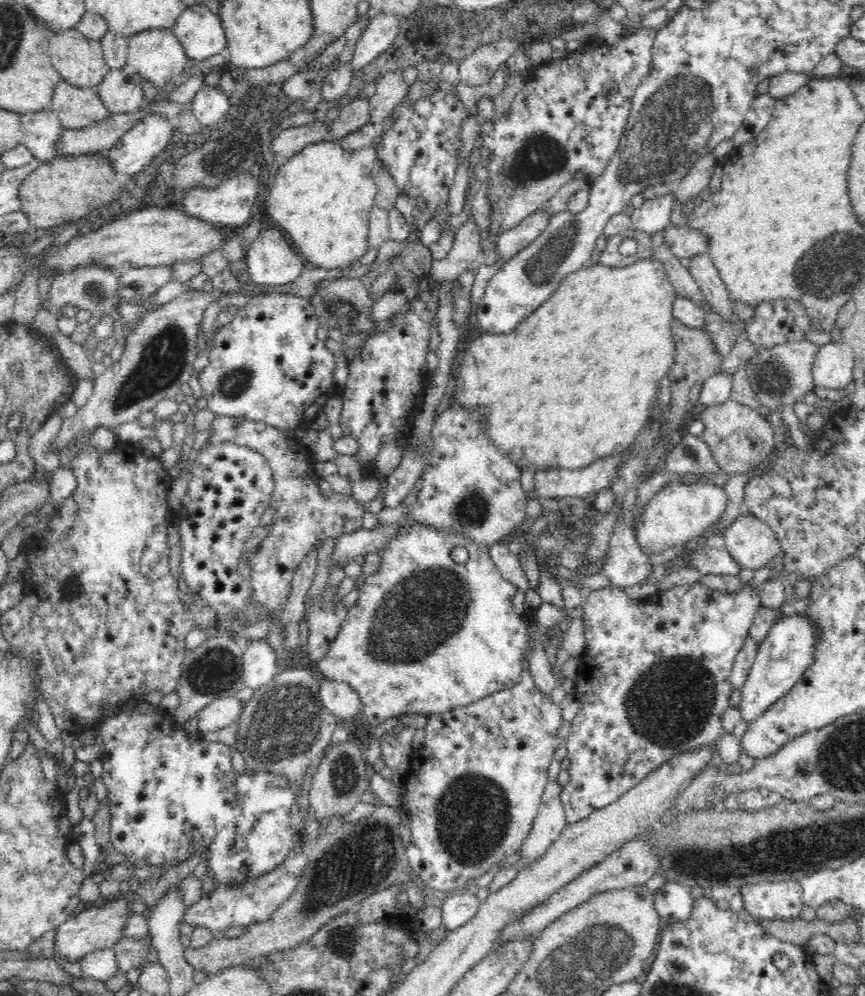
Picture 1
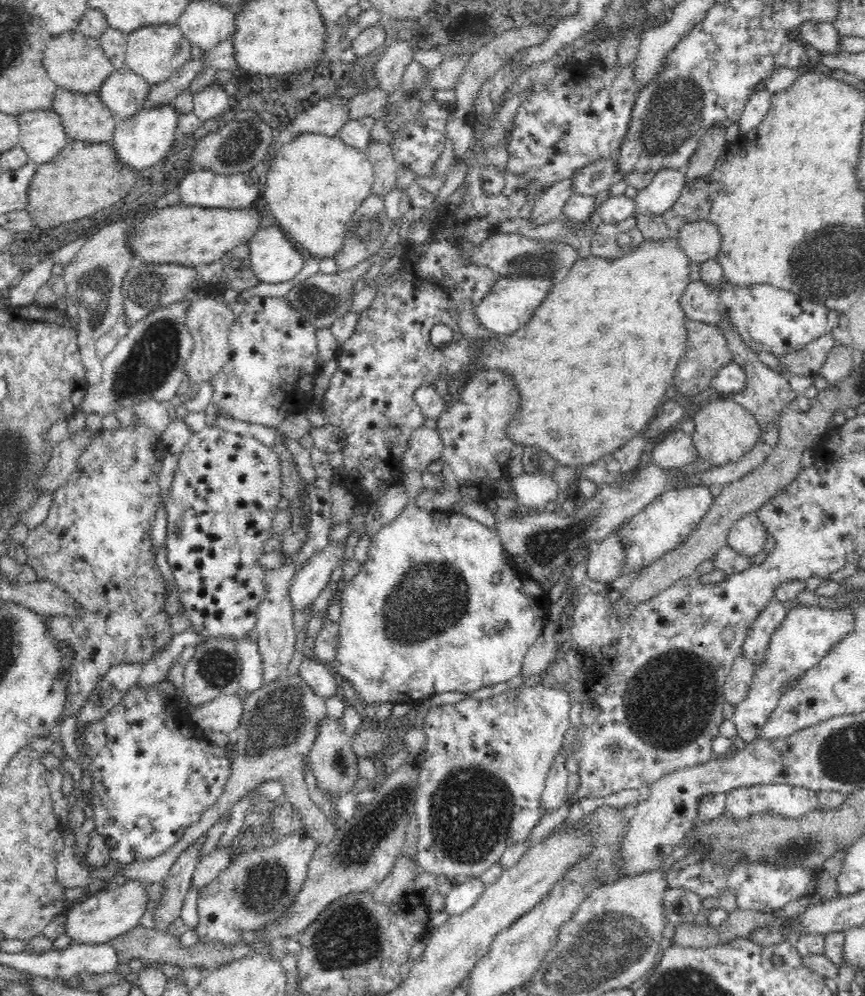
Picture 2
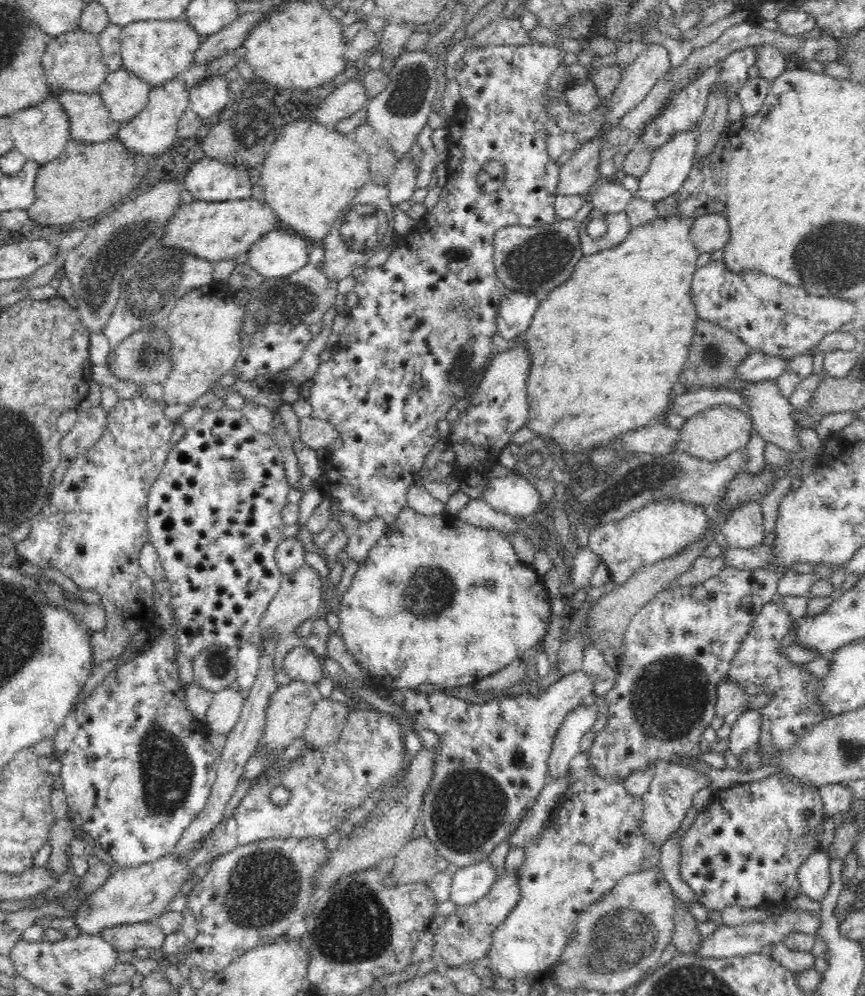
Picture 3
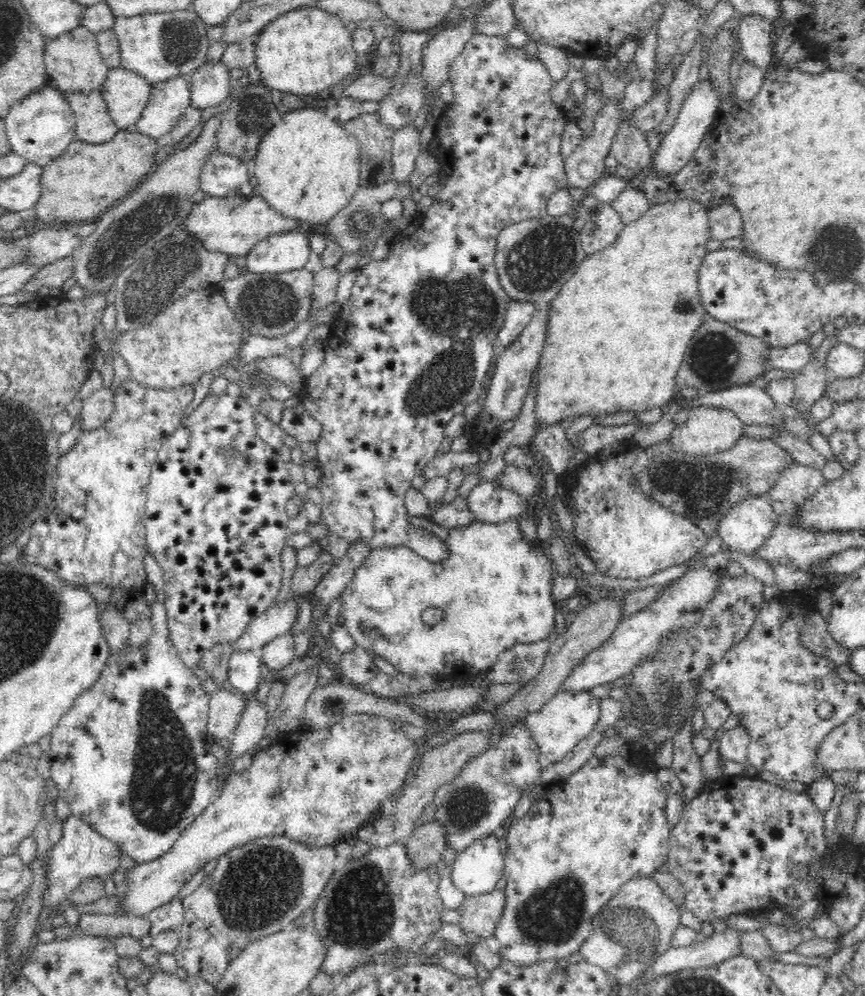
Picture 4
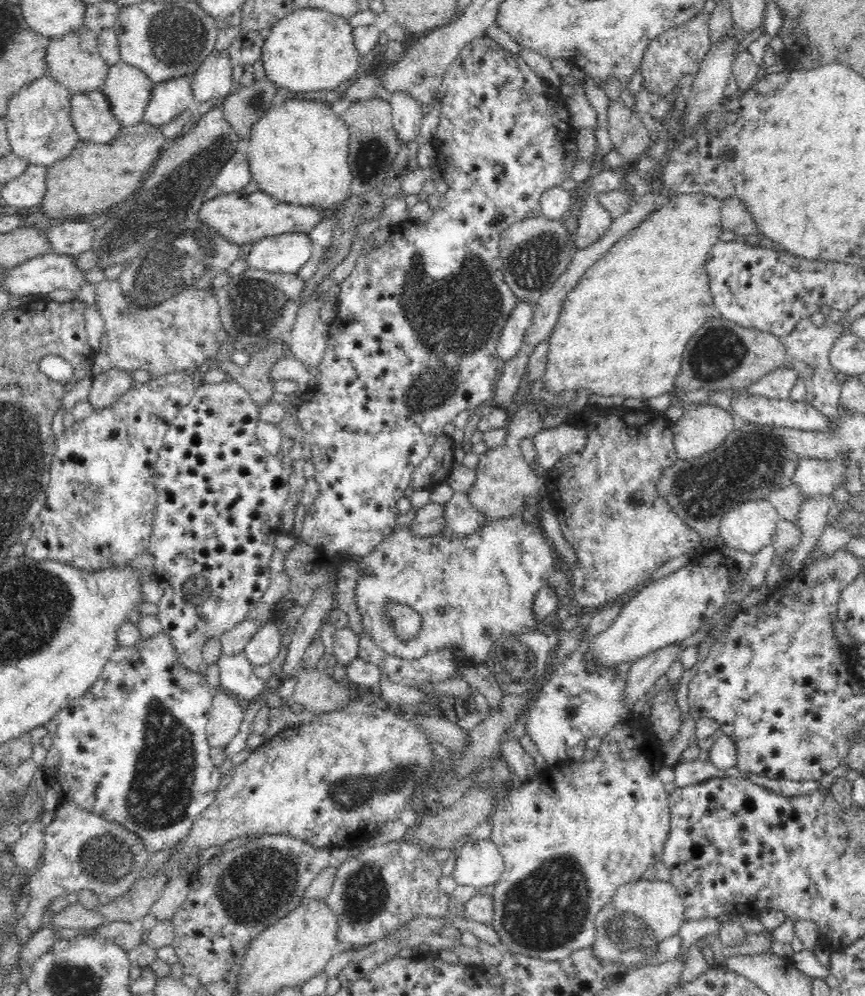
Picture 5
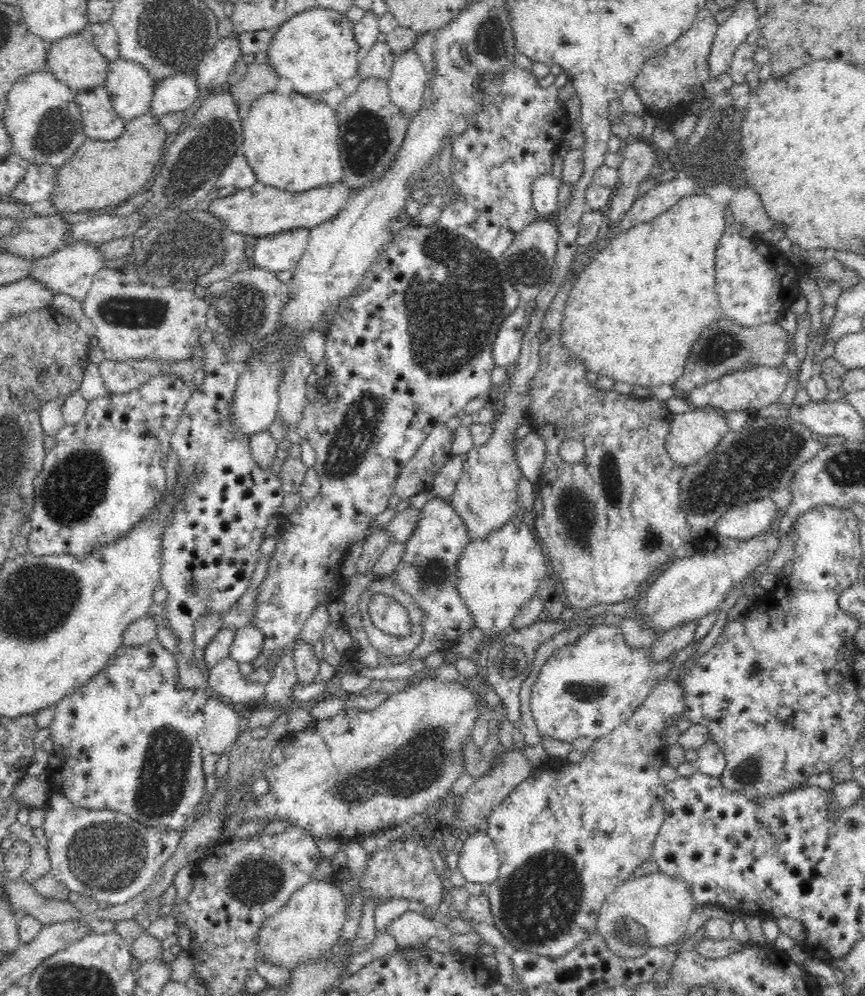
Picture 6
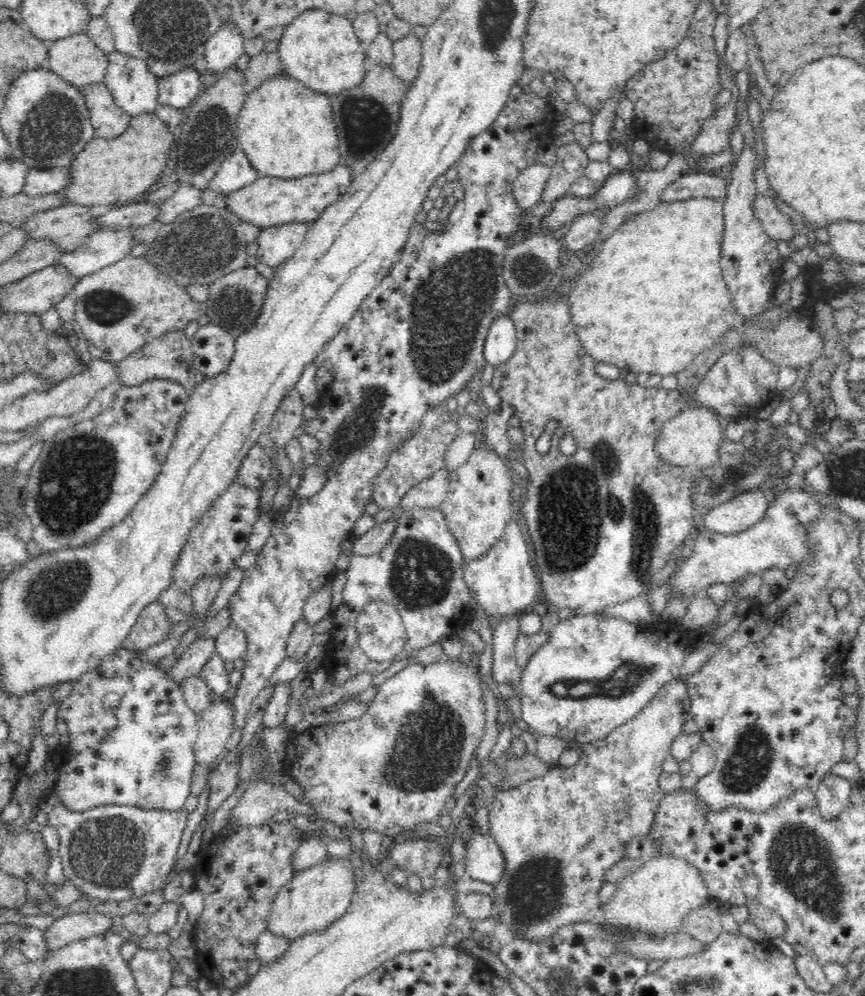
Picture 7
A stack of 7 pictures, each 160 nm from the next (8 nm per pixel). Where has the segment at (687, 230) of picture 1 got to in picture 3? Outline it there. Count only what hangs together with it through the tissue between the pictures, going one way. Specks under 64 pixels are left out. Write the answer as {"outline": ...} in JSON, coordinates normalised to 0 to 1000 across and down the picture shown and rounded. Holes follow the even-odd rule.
{"outline":[[[835,214],[814,216],[802,221],[799,236],[808,255],[824,254],[838,249],[844,239],[844,226]]]}

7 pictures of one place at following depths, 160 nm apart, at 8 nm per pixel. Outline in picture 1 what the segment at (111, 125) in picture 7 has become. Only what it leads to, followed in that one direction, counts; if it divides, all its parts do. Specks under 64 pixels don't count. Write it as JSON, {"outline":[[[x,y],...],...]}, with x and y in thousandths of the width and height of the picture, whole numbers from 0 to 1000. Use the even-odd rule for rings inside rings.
{"outline":[[[74,80],[67,84],[57,109],[67,114],[71,121],[71,127],[75,131],[94,131],[95,129],[99,129],[99,127],[105,127],[111,122],[117,122],[118,120],[129,116],[126,110],[123,108],[123,105],[118,103],[116,96],[112,94],[111,87],[95,89],[81,85]]]}

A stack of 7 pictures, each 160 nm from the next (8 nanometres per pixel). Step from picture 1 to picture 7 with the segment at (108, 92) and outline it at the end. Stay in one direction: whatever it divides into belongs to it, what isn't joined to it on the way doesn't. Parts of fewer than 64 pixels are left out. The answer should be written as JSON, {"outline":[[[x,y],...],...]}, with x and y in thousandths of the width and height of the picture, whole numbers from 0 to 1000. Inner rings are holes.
{"outline":[[[141,52],[125,54],[126,66],[121,75],[123,87],[136,107],[151,118],[165,113],[179,113],[184,105],[182,76],[163,58]]]}

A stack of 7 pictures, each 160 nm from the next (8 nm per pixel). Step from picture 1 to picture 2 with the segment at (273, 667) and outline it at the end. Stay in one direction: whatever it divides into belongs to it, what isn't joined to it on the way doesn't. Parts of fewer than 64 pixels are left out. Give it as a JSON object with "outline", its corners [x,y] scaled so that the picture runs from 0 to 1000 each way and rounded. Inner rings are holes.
{"outline":[[[286,640],[275,641],[273,651],[275,659],[280,662],[277,690],[289,697],[305,689],[305,670],[299,649]]]}

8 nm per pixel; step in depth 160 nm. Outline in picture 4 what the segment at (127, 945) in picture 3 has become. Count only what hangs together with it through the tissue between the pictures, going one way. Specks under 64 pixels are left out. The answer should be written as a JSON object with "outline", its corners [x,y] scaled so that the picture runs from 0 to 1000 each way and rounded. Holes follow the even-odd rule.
{"outline":[[[95,917],[91,922],[91,937],[97,939],[118,940],[121,942],[150,939],[163,943],[172,938],[173,925],[169,920],[117,919],[109,917]]]}

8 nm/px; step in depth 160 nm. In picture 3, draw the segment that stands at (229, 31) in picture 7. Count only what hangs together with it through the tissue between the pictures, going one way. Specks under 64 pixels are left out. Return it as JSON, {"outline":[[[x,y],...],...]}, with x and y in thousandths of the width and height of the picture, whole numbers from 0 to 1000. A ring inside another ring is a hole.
{"outline":[[[240,76],[218,91],[220,106],[232,119],[254,114],[268,98],[265,86],[260,76]]]}

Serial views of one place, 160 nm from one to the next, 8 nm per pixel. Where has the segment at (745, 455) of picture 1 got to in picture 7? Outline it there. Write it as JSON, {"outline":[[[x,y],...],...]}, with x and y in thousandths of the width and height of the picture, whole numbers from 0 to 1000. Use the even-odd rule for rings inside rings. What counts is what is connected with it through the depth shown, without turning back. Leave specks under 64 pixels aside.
{"outline":[[[814,408],[791,410],[763,429],[757,446],[758,454],[765,462],[779,468],[801,469],[805,472],[821,470],[830,466],[830,452],[838,441],[837,428],[838,423],[822,411]]]}

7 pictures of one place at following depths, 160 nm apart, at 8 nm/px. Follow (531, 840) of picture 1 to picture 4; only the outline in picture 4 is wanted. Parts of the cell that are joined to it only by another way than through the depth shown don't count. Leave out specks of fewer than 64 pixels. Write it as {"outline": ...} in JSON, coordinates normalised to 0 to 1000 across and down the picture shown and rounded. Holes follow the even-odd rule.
{"outline":[[[645,694],[618,716],[606,718],[606,726],[622,748],[630,767],[647,765],[661,752],[689,731],[695,720],[694,702],[676,694]]]}

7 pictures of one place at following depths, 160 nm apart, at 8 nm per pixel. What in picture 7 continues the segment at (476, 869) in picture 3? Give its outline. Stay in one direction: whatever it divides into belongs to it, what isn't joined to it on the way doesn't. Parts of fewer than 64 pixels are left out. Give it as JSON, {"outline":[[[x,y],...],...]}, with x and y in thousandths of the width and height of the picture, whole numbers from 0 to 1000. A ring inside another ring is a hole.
{"outline":[[[554,832],[546,837],[546,841],[539,847],[535,865],[545,878],[545,883],[570,889],[578,886],[585,873],[585,862],[572,841],[566,836],[560,838]]]}

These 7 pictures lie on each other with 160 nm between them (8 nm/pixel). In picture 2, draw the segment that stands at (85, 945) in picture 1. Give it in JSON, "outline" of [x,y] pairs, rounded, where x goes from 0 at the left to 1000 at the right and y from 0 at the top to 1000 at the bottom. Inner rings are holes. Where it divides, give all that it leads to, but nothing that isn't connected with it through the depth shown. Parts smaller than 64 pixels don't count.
{"outline":[[[138,883],[136,892],[118,893],[112,898],[87,909],[82,909],[76,916],[76,936],[86,947],[118,948],[127,946],[132,941],[139,940],[162,928],[164,918],[169,916],[171,894],[169,887],[160,883]]]}

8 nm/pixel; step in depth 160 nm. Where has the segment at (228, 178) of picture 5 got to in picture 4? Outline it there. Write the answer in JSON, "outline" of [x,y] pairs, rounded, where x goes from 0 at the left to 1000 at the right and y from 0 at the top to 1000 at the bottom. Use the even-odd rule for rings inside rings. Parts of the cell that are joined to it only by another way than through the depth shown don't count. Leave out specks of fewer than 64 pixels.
{"outline":[[[250,153],[231,171],[231,190],[240,198],[289,197],[290,166],[274,157]]]}

